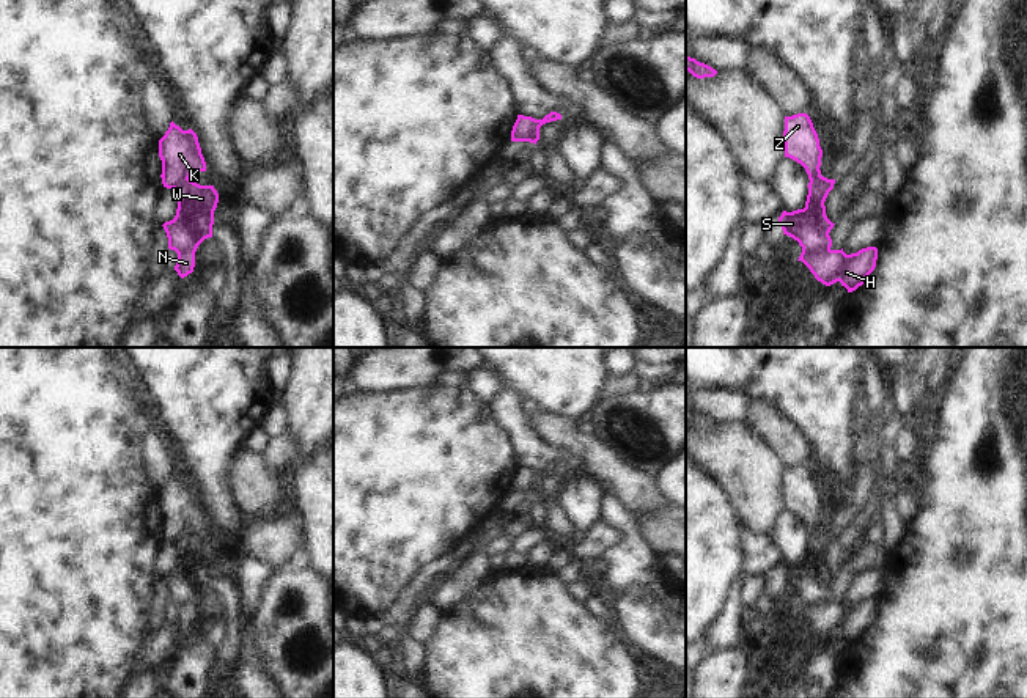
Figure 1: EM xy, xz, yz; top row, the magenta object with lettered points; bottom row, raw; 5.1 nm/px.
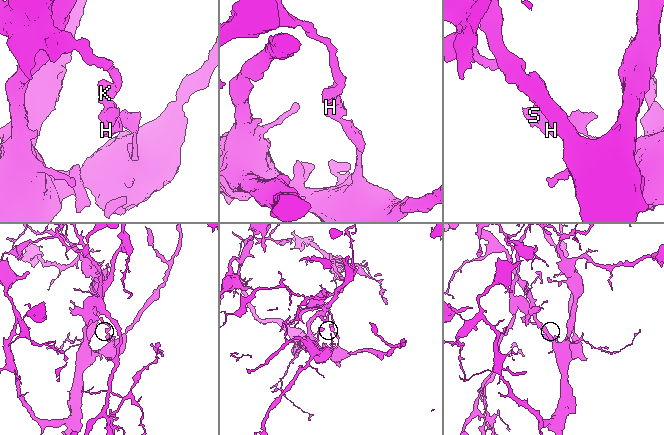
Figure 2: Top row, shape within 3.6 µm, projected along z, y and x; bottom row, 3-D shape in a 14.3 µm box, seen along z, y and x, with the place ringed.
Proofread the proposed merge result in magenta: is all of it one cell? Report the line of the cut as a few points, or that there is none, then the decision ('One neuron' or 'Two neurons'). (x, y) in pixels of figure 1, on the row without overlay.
Split along xz (538, 472), (530, 483), (529, 492). Two neurons

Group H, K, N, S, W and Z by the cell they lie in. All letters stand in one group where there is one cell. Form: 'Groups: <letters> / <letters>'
Groups: H N S W / K Z

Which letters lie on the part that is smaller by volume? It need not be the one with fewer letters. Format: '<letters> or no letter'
K, Z

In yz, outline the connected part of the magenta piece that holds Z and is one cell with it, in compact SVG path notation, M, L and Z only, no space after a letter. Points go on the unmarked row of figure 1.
M807 465L785 468L783 495L785 509L801 516L810 533L821 530L819 519L823 501L813 475Z

